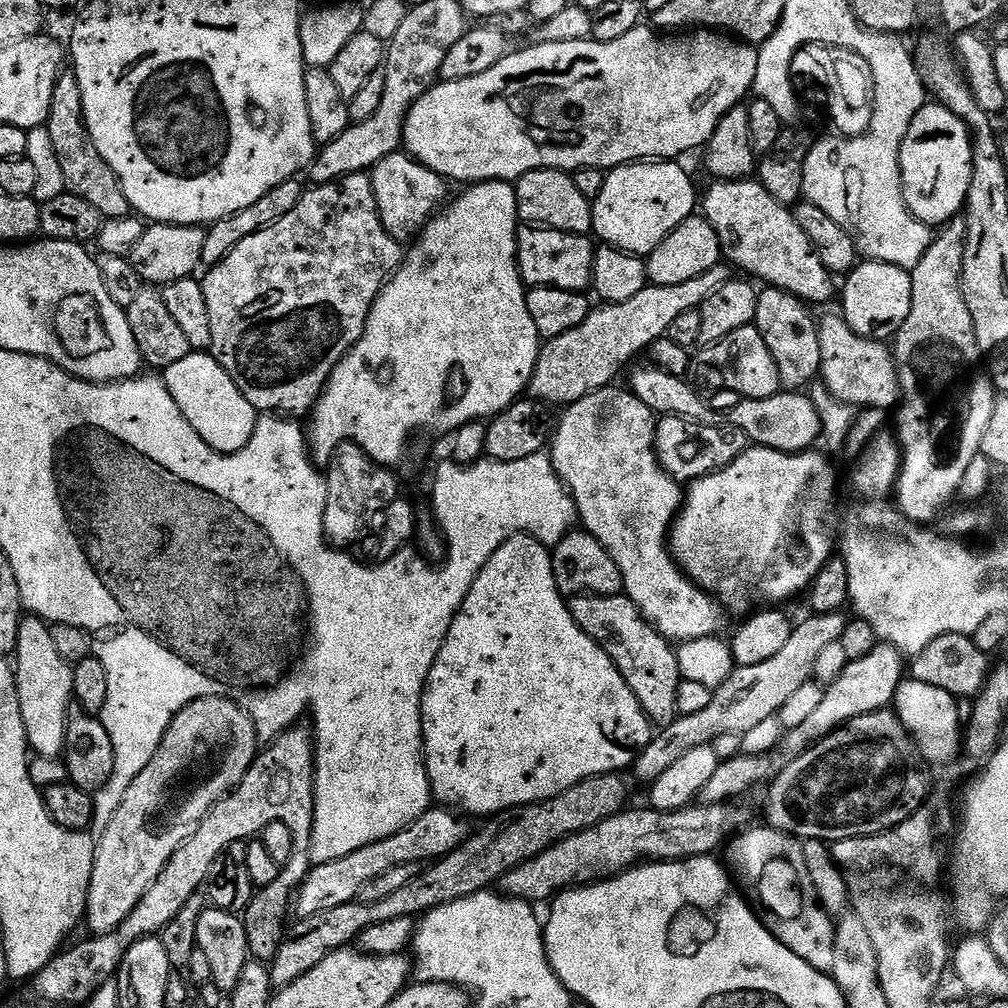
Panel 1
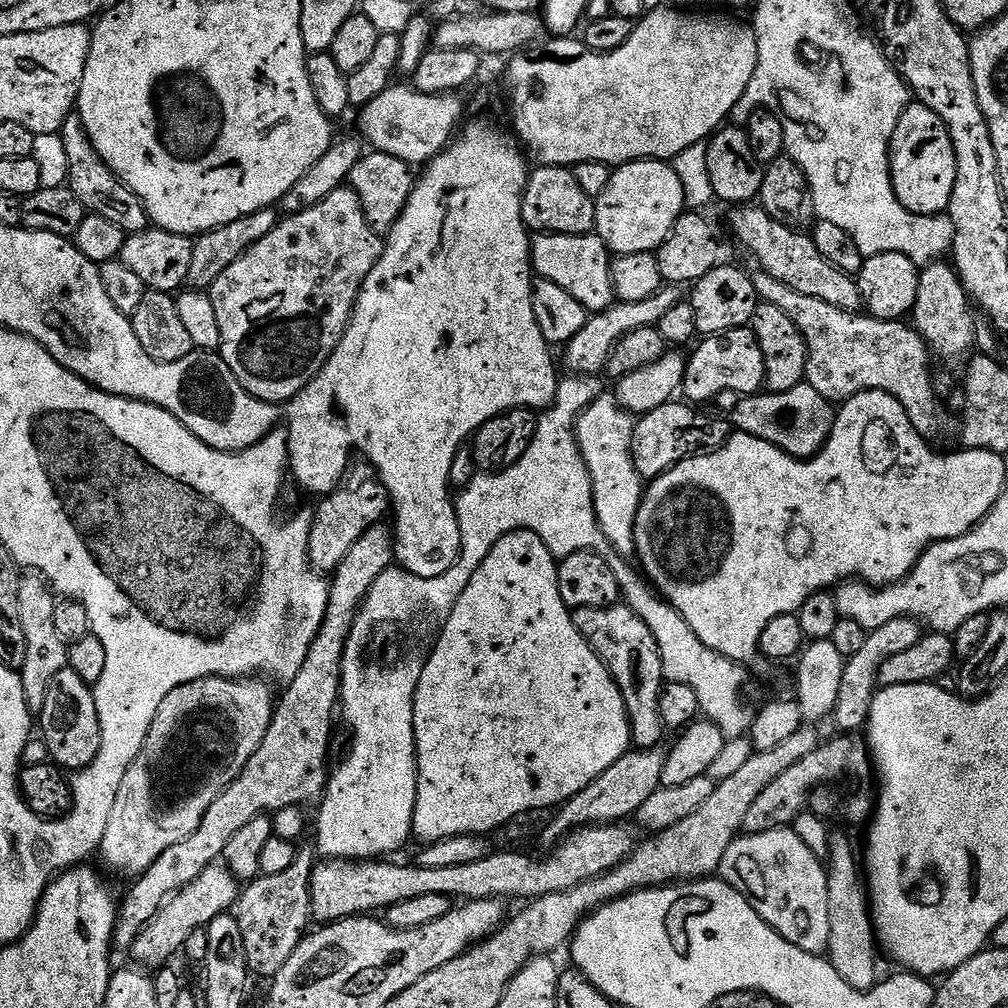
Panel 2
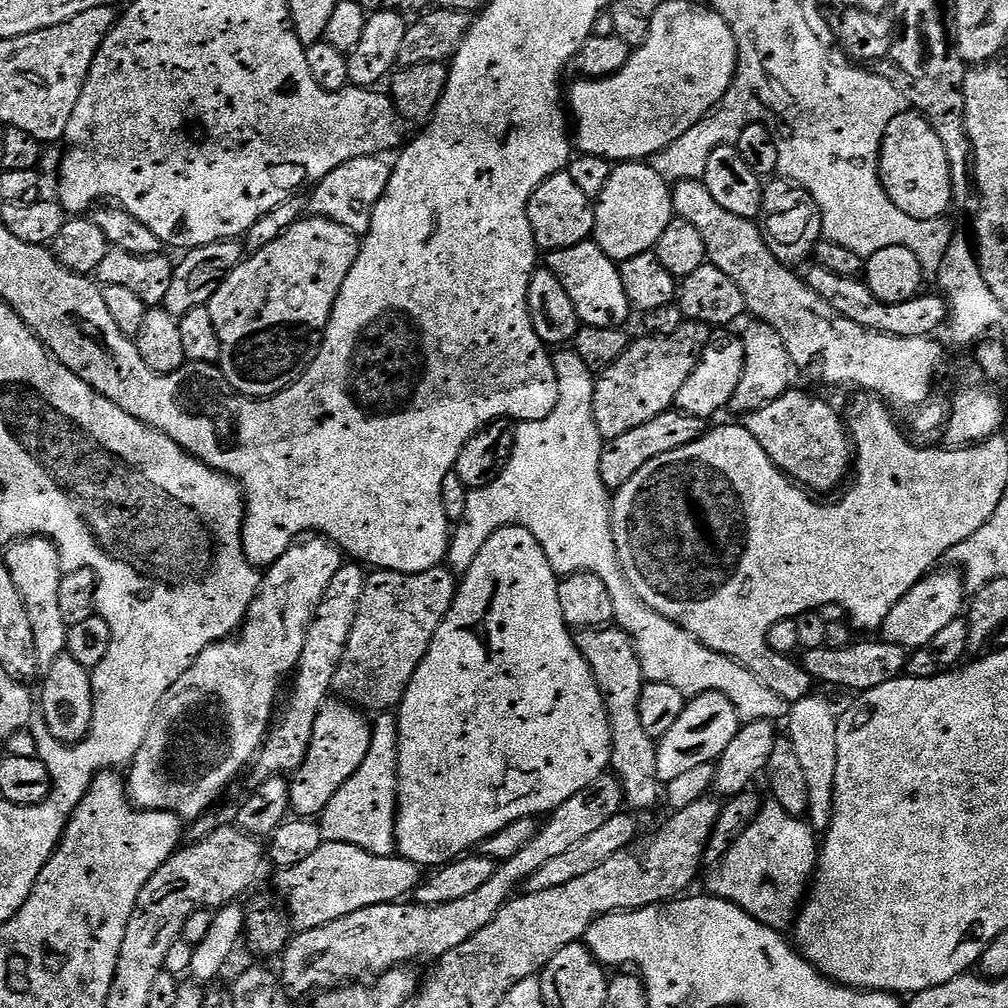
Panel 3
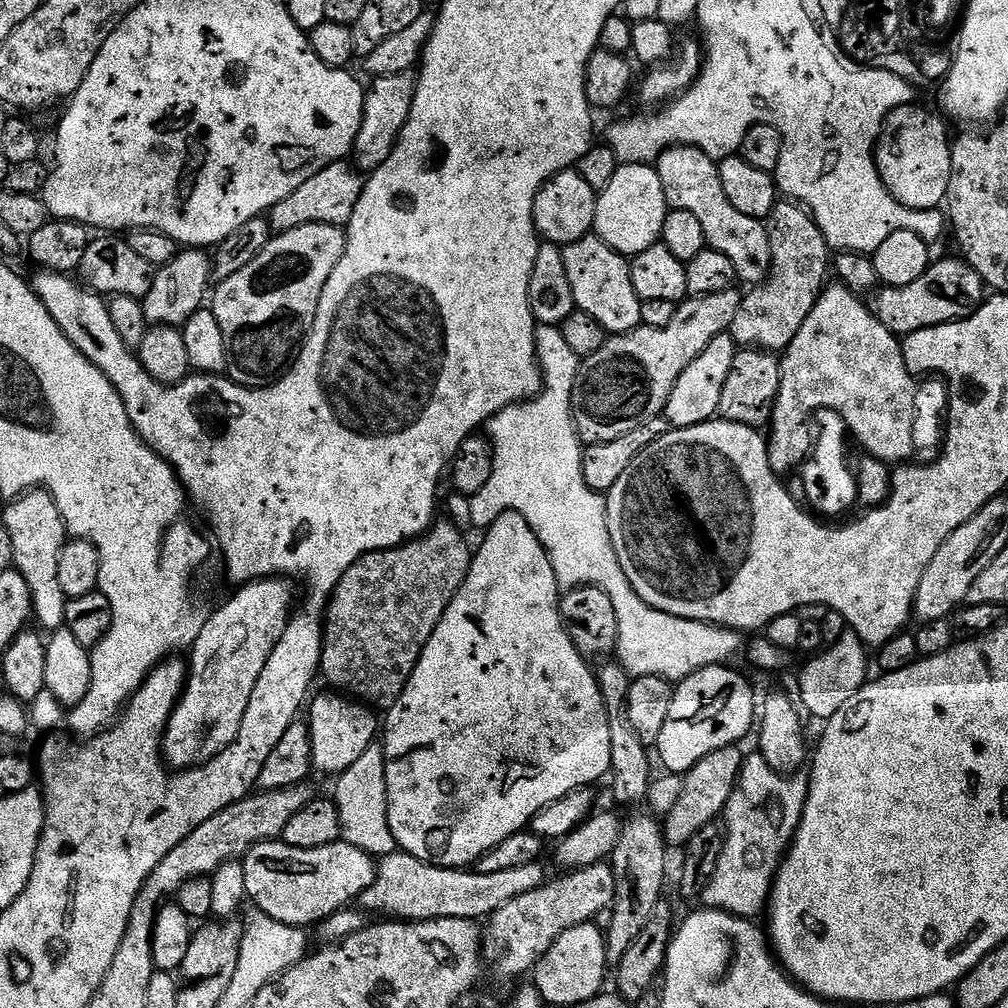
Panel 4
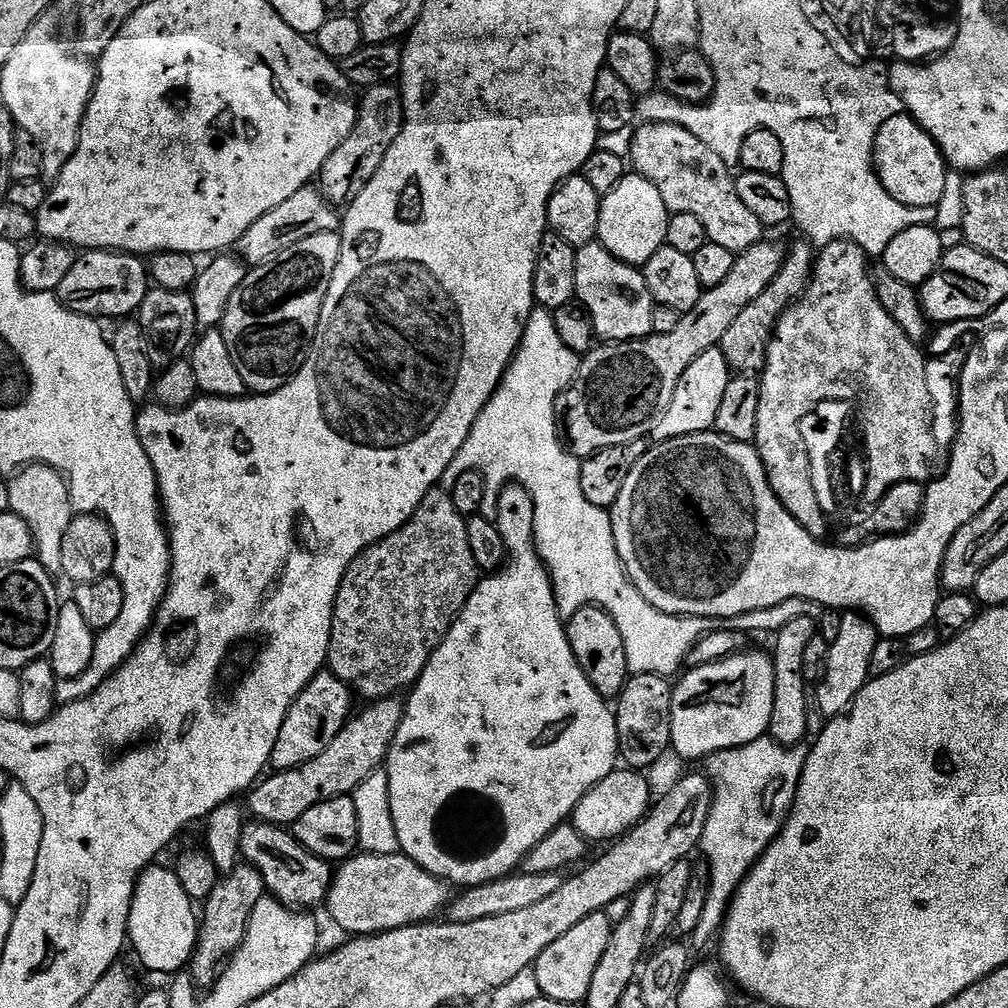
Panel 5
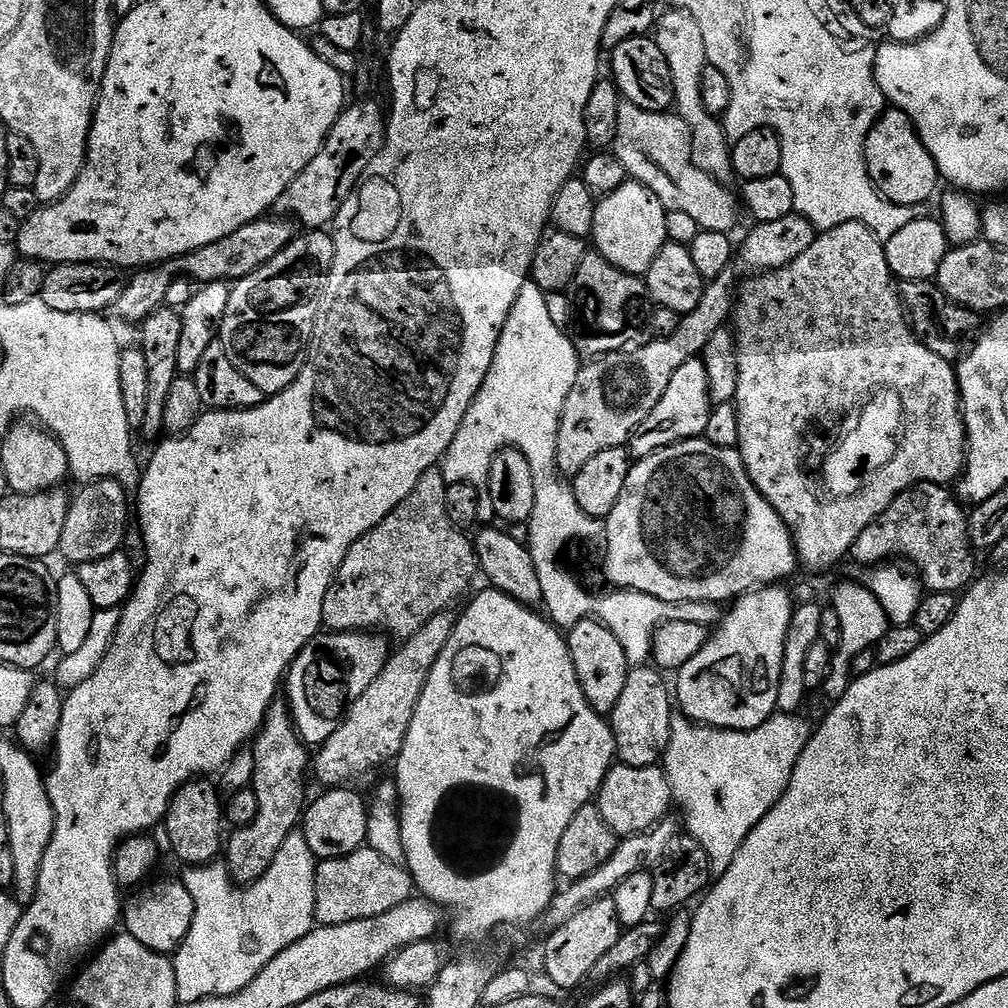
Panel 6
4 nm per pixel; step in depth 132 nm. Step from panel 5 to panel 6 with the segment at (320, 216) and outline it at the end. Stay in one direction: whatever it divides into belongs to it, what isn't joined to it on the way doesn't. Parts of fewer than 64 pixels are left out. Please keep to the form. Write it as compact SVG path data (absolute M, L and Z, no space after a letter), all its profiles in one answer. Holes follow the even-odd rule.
M261 218L250 222L246 226L234 230L234 234L230 234L226 238L218 238L218 242L210 242L210 246L202 246L175 260L169 260L163 266L152 266L147 270L137 271L133 275L136 277L133 280L131 277L125 283L122 294L114 306L114 312L136 326L147 316L164 307L166 290L169 289L172 279L179 275L187 276L197 285L202 285L235 282L254 274L254 270L266 266L266 262L270 262L270 258L282 254L282 250L286 250L286 246L290 246L298 235L297 225L291 219L268 219Z

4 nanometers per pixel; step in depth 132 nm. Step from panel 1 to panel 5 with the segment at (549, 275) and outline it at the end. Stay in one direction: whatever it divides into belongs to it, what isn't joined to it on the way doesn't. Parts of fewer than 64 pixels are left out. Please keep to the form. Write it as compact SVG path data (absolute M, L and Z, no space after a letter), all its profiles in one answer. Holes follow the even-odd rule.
M599 242L576 249L576 300L588 312L601 341L642 340L653 335L654 301L643 271L614 258L614 254L607 252Z

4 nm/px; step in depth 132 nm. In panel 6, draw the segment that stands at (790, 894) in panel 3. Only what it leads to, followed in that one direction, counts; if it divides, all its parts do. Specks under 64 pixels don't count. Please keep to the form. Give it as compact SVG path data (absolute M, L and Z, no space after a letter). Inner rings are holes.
M777 711L762 726L754 730L739 732L725 728L709 728L707 724L694 724L687 716L676 714L672 717L670 742L664 751L662 767L672 799L684 811L687 835L696 839L698 846L706 850L706 858L712 867L711 875L718 878L734 862L734 854L746 842L750 830L770 814L770 810L788 789L794 766L806 750L814 731L813 725L803 720L803 715Z

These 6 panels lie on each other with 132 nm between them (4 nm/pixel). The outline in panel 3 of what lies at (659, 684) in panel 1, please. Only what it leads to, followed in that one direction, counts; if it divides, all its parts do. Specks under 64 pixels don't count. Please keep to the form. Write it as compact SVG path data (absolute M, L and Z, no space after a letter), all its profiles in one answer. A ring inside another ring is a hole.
M619 626L581 628L575 633L576 645L604 695L612 734L611 771L620 779L624 803L629 809L652 808L662 800L662 782L658 778L657 741L642 724L640 699L645 686L642 662L632 637Z

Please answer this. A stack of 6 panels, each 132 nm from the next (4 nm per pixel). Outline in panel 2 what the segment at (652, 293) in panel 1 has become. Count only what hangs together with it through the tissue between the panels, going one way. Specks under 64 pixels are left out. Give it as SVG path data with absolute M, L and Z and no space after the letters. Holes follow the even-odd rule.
M664 286L642 302L626 302L625 304L616 302L605 312L589 315L586 326L582 326L582 330L578 330L578 334L574 334L572 341L563 349L564 360L568 363L567 371L582 376L600 374L596 372L603 373L608 367L608 359L614 346L618 346L618 342L634 330L656 326L668 311L681 302L680 292L679 287Z

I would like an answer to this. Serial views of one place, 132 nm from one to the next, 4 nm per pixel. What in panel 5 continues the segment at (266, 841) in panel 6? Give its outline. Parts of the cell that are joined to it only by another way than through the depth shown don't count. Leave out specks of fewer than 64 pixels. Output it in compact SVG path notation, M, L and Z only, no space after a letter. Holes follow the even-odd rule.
M240 862L236 868L221 875L214 890L210 890L210 894L202 901L202 923L199 925L199 936L190 961L190 975L197 989L208 990L215 984L224 965L244 941L250 914L254 914L254 906L258 906L264 895L266 889L262 874L258 874L253 864Z

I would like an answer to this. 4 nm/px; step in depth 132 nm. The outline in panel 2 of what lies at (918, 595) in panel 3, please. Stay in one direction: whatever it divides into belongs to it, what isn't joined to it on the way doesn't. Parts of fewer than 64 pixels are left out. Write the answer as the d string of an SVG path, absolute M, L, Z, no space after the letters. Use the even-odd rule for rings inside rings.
M911 616L894 618L886 622L886 626L870 632L866 638L866 646L862 646L858 654L847 657L836 708L830 717L831 723L836 723L841 733L856 734L867 725L872 697L878 691L876 675L880 672L881 666L890 658L894 658L894 654L902 654L902 650L910 650L910 646L914 646L914 642L918 642L921 635L922 625L919 620L914 620Z

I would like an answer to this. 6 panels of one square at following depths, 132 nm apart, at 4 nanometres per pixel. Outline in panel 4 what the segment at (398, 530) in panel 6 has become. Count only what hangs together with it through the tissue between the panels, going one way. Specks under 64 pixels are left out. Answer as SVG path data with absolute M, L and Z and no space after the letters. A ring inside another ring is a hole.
M441 522L433 523L432 527L429 528L423 536L403 544L399 548L391 548L386 552L371 552L369 556L362 557L354 566L350 566L350 570L344 572L344 577L340 579L338 586L332 592L332 599L329 600L326 609L324 653L320 659L320 672L322 676L325 676L325 678L336 687L333 689L335 689L337 693L349 698L355 698L365 705L375 706L377 709L381 708L380 710L387 710L395 704L396 699L402 694L402 690L406 690L406 686L410 682L410 678L422 658L424 648L430 642L430 638L434 634L438 622L442 622L442 618L446 614L450 602L456 597L458 590L466 582L468 571L472 565L474 552L471 547L468 549L466 536L451 522L440 523Z

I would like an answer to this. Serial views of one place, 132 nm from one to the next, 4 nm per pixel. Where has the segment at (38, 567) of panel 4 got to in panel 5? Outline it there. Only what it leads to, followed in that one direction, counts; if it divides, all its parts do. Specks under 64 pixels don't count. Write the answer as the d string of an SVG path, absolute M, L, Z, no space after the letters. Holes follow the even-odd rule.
M29 464L19 474L12 476L8 485L10 510L22 518L32 531L35 559L46 571L59 573L62 566L62 538L66 538L66 530L74 515L67 480L55 468L45 464Z

